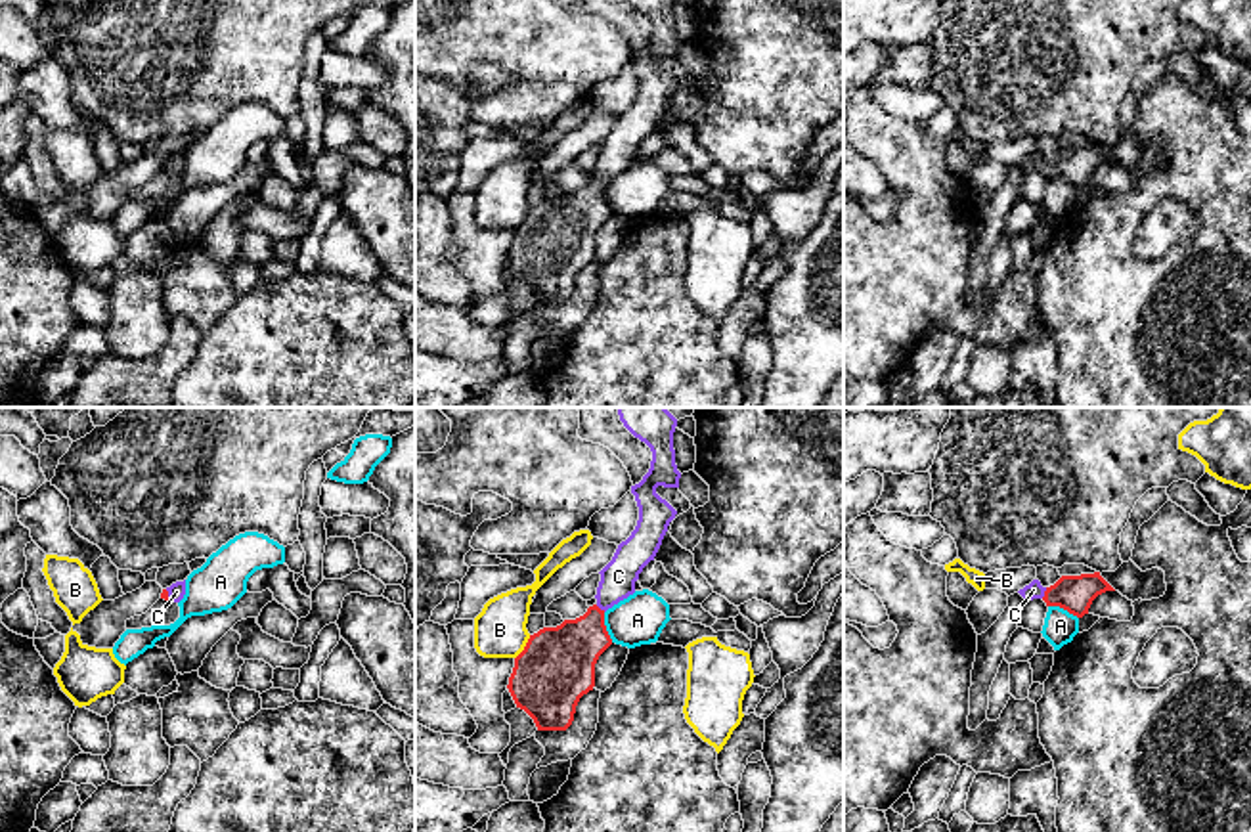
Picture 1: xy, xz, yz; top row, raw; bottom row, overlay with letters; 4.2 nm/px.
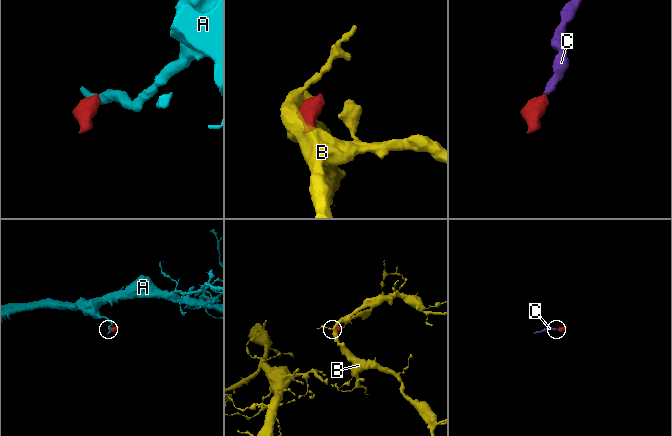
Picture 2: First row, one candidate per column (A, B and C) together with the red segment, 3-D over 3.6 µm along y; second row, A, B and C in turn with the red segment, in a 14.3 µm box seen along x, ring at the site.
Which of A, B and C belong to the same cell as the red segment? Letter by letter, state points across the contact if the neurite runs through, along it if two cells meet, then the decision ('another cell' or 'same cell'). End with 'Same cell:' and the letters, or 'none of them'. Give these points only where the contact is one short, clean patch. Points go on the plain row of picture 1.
A: border along xz (603, 184), (603, 196), (613, 213); another cell
B: border along xz (530, 207), (515, 230); another cell
C: runs through yz (1074, 165), (1045, 165), (1033, 161); same cell
Same cell: C

